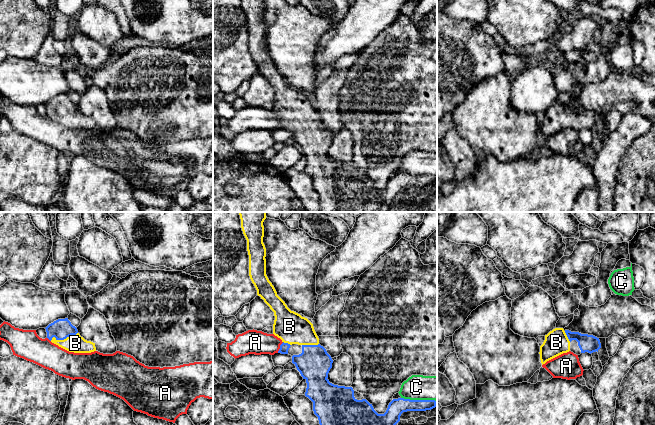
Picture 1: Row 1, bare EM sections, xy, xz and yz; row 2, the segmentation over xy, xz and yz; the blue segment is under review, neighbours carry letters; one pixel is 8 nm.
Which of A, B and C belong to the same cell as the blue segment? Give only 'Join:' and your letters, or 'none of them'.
Join: B

